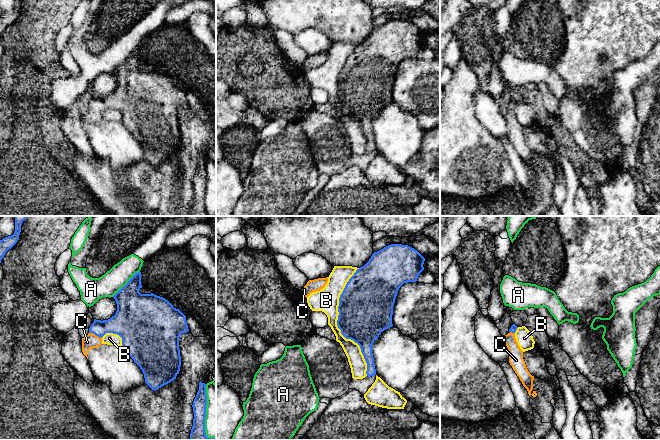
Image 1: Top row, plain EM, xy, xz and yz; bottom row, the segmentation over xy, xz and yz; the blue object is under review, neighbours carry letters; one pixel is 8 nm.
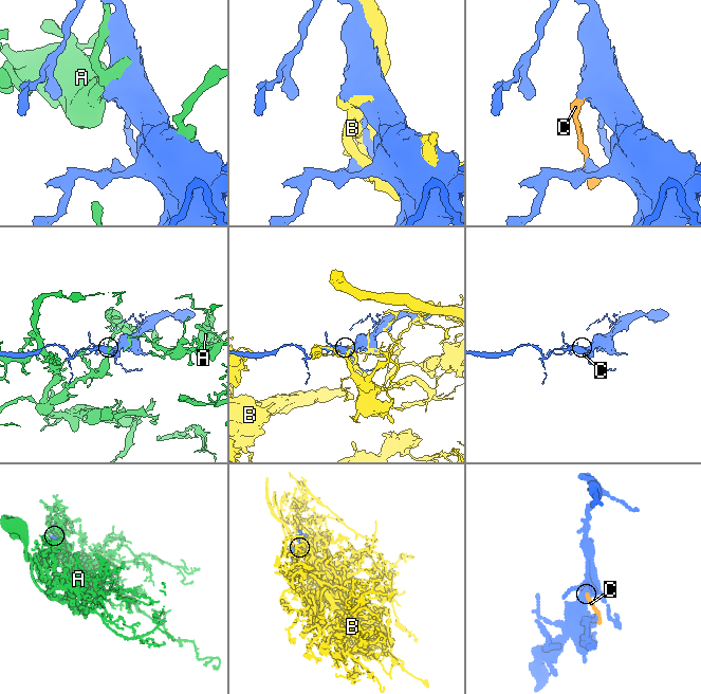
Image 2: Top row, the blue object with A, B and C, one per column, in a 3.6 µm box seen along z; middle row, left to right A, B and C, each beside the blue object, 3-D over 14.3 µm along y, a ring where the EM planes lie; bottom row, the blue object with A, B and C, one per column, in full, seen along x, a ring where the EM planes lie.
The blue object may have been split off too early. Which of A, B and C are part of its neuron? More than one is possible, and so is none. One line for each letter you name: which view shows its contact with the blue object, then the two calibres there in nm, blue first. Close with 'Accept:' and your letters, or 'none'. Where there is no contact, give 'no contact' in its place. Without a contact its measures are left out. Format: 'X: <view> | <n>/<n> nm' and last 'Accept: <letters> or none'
C: xy | 220/110 nm
Accept: C

